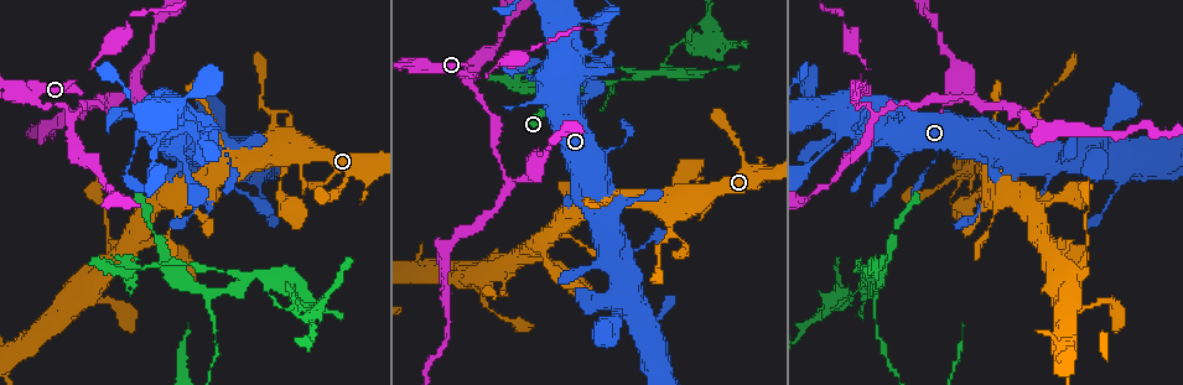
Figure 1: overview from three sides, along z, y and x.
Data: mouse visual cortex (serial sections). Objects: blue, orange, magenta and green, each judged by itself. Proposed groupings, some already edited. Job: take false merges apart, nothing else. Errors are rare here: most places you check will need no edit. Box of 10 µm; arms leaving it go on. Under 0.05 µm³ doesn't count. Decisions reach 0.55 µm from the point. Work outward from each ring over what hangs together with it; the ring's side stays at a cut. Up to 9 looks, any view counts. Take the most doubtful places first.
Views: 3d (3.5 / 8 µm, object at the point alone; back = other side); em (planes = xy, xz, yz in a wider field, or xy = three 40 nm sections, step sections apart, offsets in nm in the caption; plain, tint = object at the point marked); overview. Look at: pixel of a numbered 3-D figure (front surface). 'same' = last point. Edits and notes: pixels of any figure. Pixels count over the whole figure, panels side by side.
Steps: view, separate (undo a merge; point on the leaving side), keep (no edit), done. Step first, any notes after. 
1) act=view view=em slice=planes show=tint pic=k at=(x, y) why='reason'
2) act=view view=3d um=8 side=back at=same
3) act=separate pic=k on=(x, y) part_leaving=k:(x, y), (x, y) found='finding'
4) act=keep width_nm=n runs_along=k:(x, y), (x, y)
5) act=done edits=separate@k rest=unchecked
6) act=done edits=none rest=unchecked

act=view view=3d um=3.5 side=back pic=1 at=(628, 73) why='three arms meet'

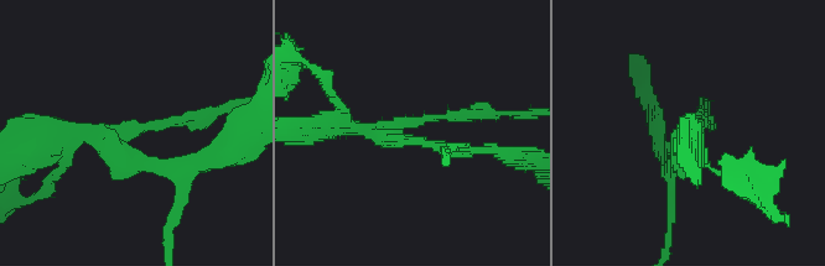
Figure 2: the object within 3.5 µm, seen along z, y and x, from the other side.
act=view view=em slice=xy step=1 show=tint pic=2 at=(133, 127) arms=3 arm_widths_nm=100,150,200

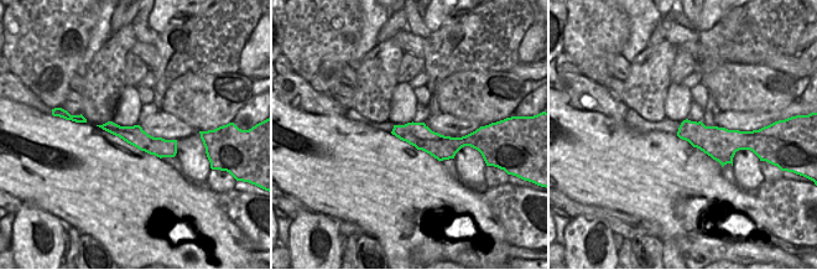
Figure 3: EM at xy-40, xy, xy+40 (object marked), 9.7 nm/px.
act=keep runs_along=2:(157, 167), (117, 141), (207, 114) found='all the same cell'

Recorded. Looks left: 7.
act=view view=3d um=3.5 pic=1 at=(300, 309) why='sharp bend'

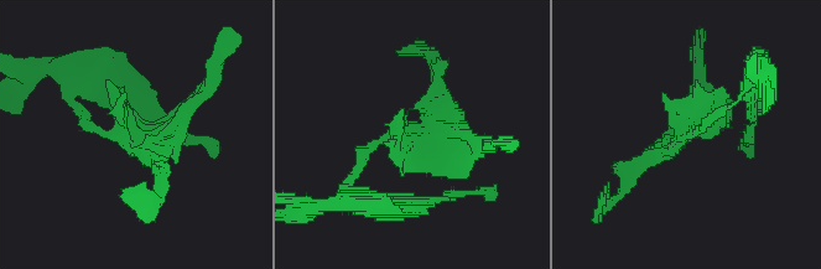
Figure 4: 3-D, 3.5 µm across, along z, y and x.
act=keep runs_along=4:(359, 169), (389, 134), (481, 144) found='all the same cell'

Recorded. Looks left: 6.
act=view view=3d um=3.5 side=back pic=1 at=(870, 277) why='sharp bend'

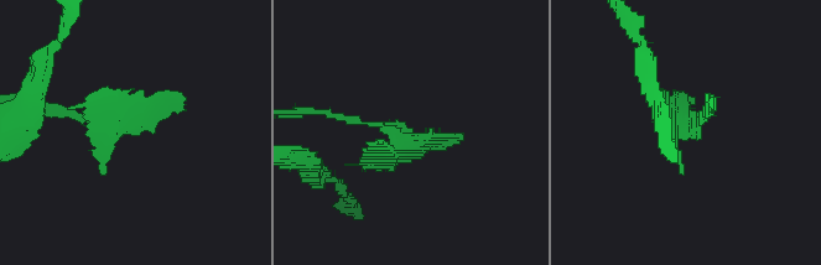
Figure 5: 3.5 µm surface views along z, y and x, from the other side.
act=view view=em slice=xy step=1 show=plain pic=5 at=(396, 137) why='need the tissue'

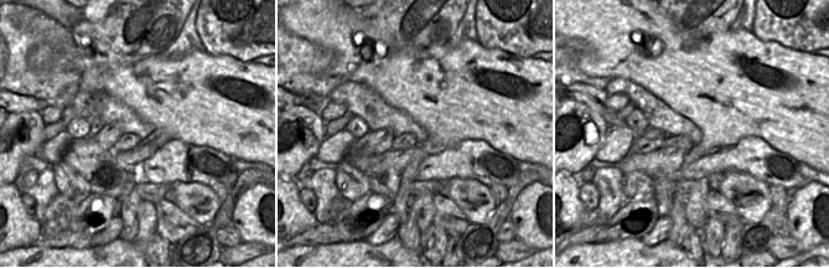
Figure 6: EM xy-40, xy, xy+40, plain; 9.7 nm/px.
act=view view=em slice=xy step=1 show=tint at=same why='where the object lies'

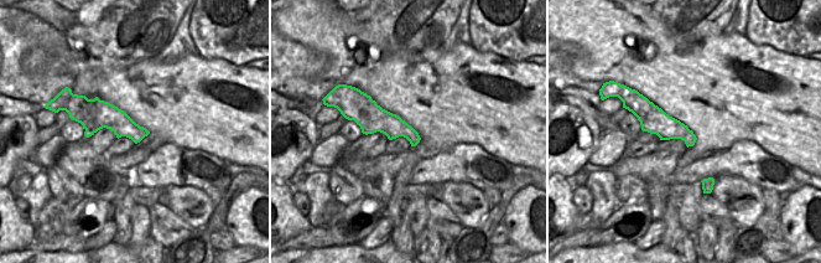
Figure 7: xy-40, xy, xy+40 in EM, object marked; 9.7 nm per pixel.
act=keep runs_along=5:(708, 110), (692, 130), (658, 110) found='all the same cell'

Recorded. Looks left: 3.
act=view view=3d um=3.5 pic=1 at=(562, 69) why='sharp bend'

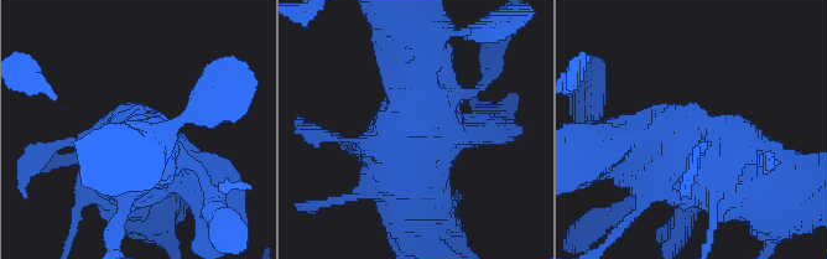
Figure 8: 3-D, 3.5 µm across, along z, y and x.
act=view view=em slice=xy step=5 show=tint pic=8 at=(413, 132)

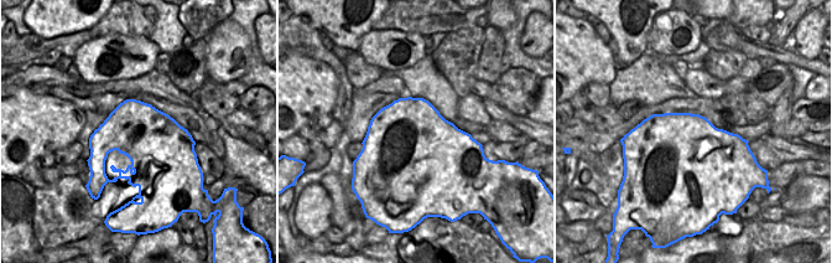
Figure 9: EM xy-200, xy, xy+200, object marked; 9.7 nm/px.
act=view view=em slice=xy step=2 show=tint at=same why='another direction'

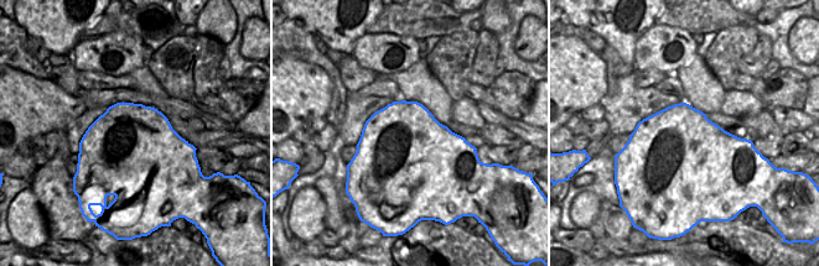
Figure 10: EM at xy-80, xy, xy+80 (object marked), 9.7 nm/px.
act=keep runs_along=8:(757, 193), (693, 151), (618, 148) found='one cell here'

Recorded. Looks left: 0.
act=done edits=none rest=unchecked

